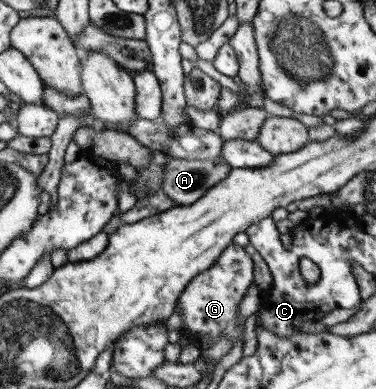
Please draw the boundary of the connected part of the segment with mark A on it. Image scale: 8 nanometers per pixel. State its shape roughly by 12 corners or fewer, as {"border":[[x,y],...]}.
{"border":[[168,158],[160,191],[187,206],[222,181],[231,167]]}

